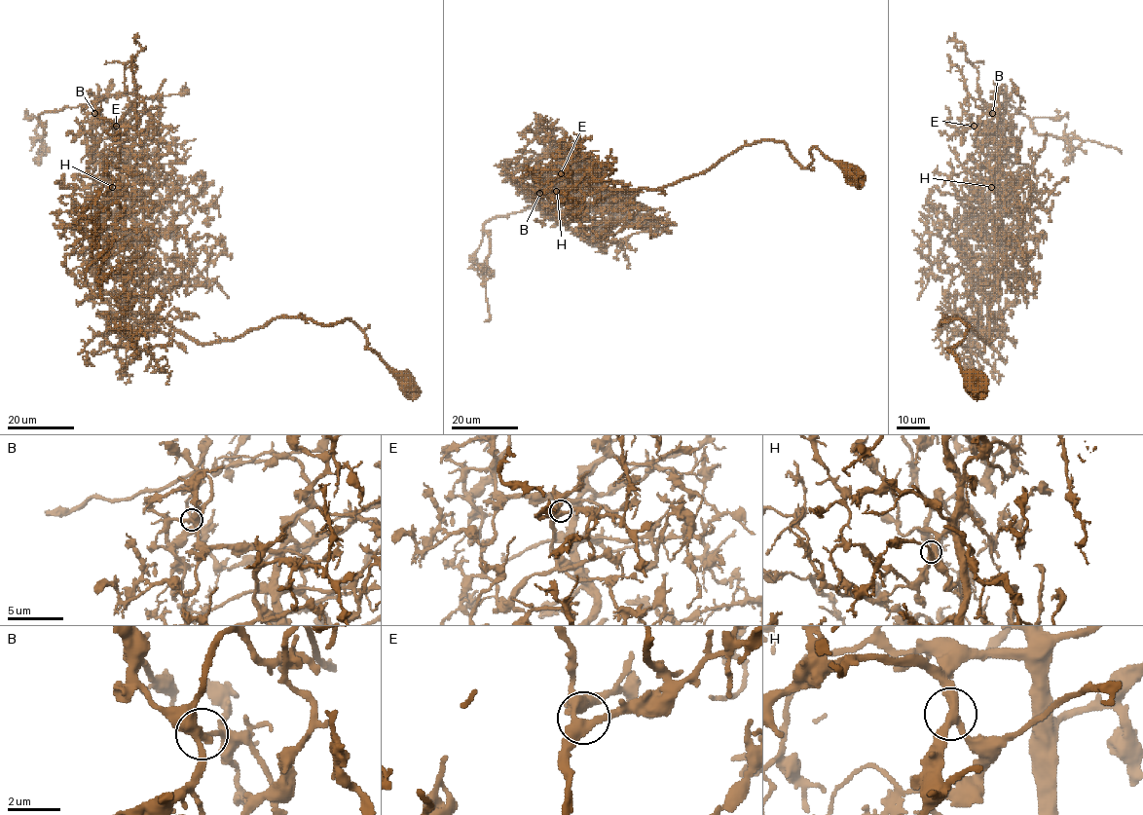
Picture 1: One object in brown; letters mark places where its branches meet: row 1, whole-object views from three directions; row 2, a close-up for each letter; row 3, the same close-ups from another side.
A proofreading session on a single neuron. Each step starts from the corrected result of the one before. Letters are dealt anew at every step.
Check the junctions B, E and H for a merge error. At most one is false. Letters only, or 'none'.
B

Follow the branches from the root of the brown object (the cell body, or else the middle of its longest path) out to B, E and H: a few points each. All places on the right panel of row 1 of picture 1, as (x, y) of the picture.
B: (971, 385), (947, 349), (968, 326), (958, 319), (940, 325), (960, 317), (988, 344), (1001, 202), (992, 113)
E: (971, 385), (947, 349), (968, 326), (940, 325), (960, 317), (988, 344), (1001, 186), (996, 144), (974, 126)
H: (971, 385), (947, 349), (968, 326), (940, 325), (960, 317), (988, 344), (1001, 203), (1000, 182), (990, 186)

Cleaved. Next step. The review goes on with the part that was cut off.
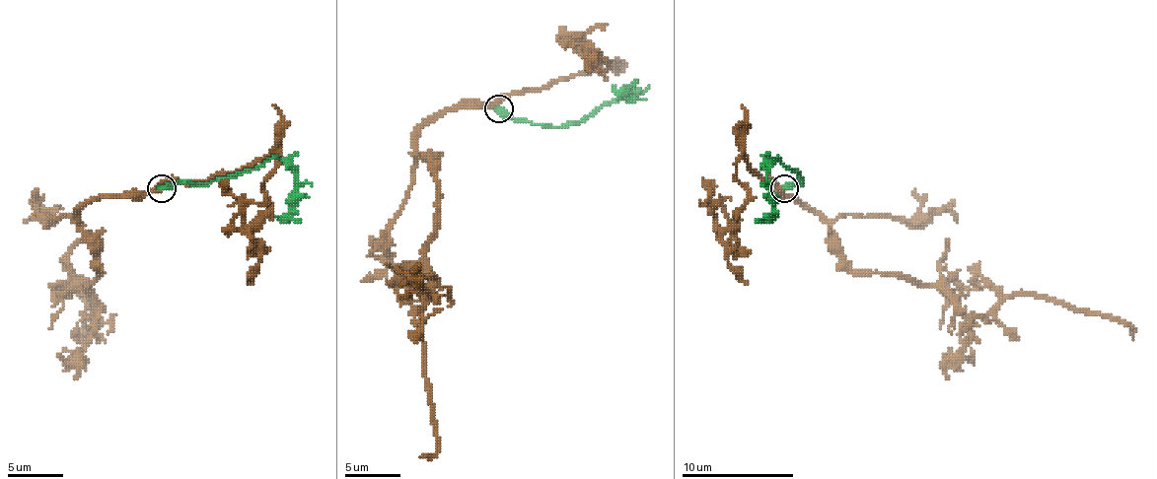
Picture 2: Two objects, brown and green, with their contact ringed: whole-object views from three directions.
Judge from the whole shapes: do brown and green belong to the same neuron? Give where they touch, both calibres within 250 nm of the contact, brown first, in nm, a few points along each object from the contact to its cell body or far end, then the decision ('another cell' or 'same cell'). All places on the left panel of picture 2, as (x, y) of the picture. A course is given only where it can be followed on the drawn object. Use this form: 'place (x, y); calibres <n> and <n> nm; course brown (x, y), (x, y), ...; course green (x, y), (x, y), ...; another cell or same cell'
place (161, 188); calibres 320 and 480 nm; course brown (161, 188), (94, 197), (80, 211), (99, 270), (85, 311), (85, 295), (99, 322), (82, 339); course green (161, 188), (178, 183), (231, 177), (258, 170), (272, 158), (281, 158), (295, 174), (292, 217), (300, 222); same cell

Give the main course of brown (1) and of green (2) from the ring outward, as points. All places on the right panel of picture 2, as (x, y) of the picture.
1: (783, 188), (829, 225), (853, 270), (934, 284), (965, 314), (1047, 295), (1127, 322), (1132, 339)
2: (783, 188), (803, 177), (778, 158), (766, 174), (772, 211), (756, 222)

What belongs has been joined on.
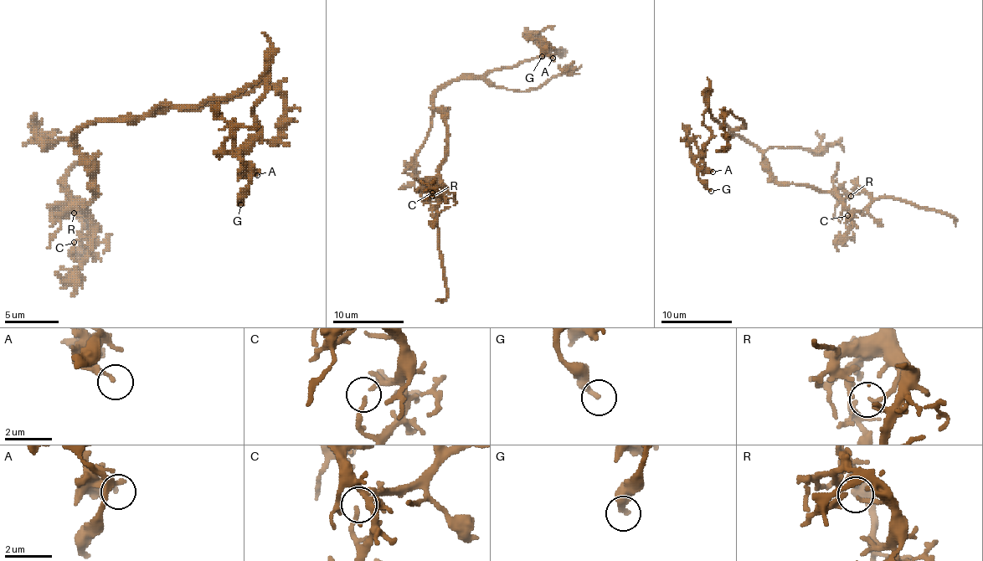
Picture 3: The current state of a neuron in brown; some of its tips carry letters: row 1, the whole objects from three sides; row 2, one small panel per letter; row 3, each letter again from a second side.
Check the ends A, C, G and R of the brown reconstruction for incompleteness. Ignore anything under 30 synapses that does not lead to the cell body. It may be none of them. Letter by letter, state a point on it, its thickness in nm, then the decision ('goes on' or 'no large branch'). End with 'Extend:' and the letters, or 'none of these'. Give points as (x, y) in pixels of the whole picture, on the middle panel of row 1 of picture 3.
A: place (553, 58); calibre 200 nm; no large branch
C: place (432, 193); calibre 150 nm; no large branch
G: place (542, 56); calibre 300 nm; no large branch
R: place (432, 196); calibre 150 nm; no large branch
Extend: none of these

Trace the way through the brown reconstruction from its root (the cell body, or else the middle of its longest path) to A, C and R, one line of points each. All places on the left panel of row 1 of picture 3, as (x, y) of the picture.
A: (77, 140), (98, 121), (203, 105), (262, 79), (259, 132), (244, 156), (257, 175)
C: (77, 140), (79, 162), (95, 191), (84, 204), (90, 215), (93, 250), (77, 261), (71, 255), (74, 242)
R: (77, 140), (79, 162), (84, 167), (95, 194), (84, 204), (87, 215), (77, 215), (74, 213)

